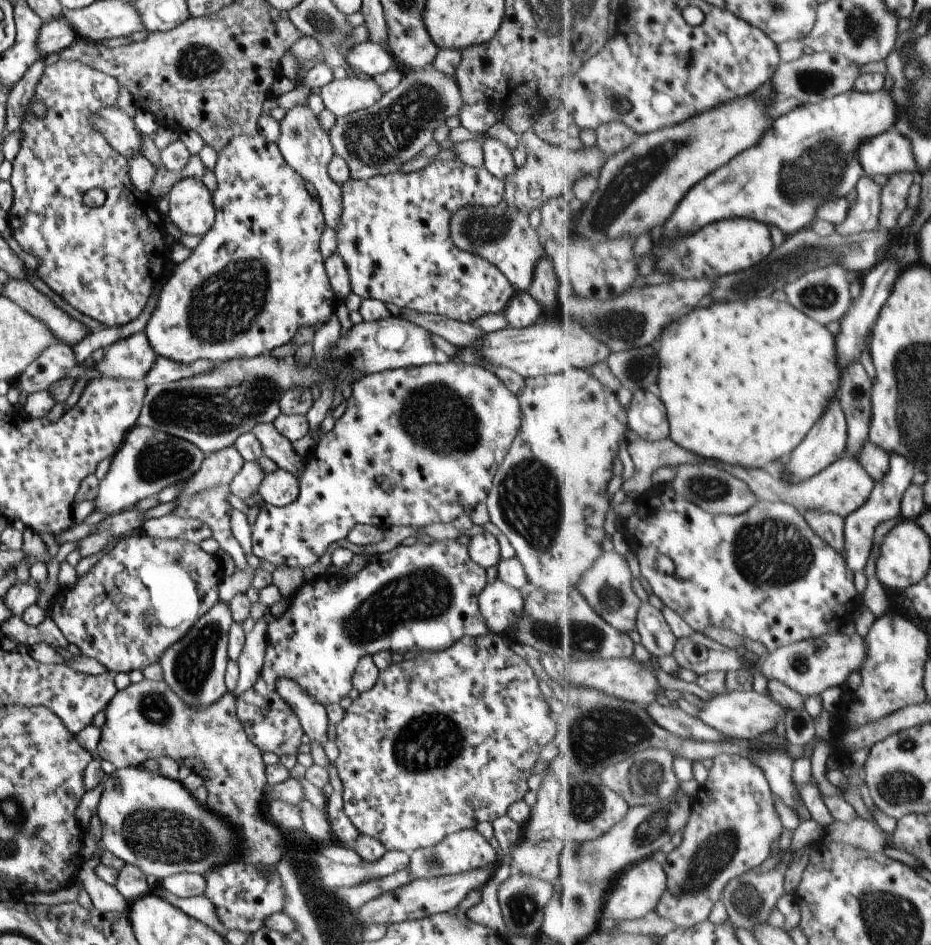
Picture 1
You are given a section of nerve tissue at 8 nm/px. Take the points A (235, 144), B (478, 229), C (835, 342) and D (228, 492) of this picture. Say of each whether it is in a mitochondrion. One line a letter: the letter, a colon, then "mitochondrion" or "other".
A: other
B: mitochondrion
C: other
D: other

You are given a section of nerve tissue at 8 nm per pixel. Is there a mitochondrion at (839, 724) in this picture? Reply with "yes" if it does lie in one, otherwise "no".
no

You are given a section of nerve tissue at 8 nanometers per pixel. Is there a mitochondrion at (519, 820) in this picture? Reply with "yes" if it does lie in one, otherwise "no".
no

